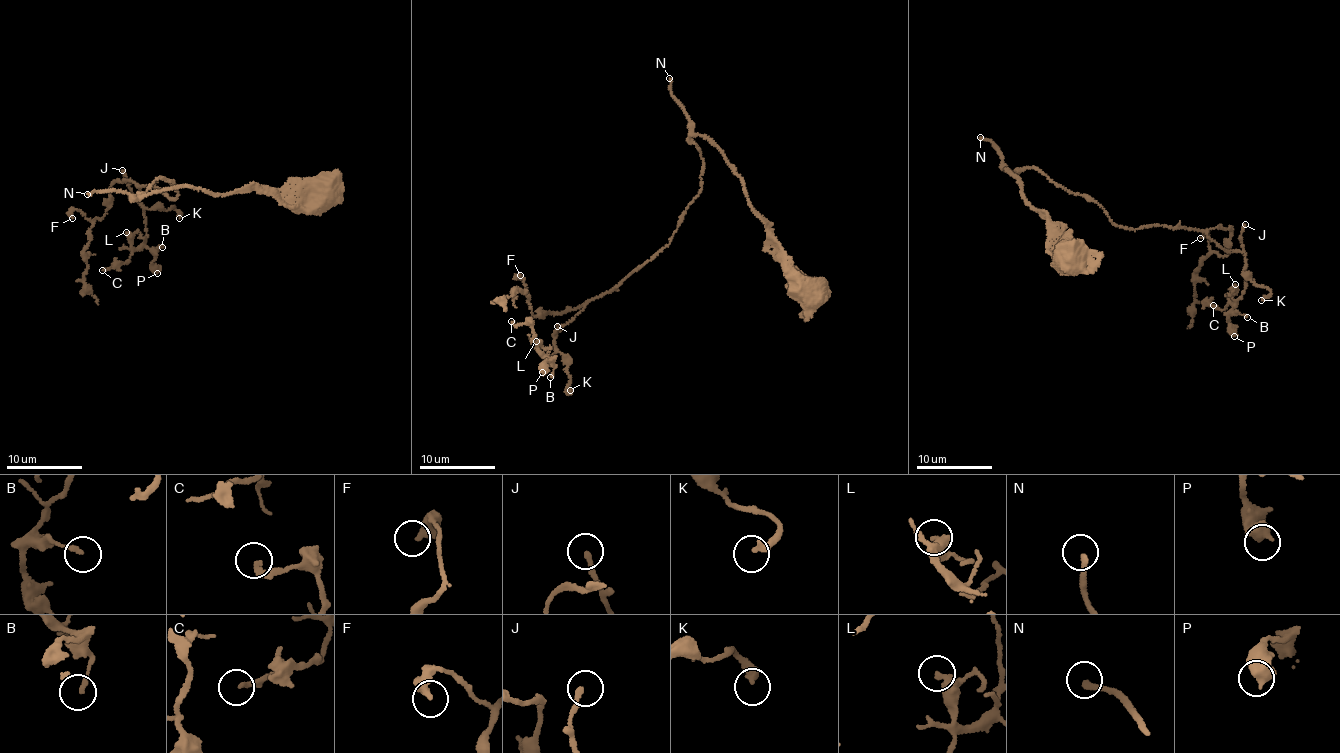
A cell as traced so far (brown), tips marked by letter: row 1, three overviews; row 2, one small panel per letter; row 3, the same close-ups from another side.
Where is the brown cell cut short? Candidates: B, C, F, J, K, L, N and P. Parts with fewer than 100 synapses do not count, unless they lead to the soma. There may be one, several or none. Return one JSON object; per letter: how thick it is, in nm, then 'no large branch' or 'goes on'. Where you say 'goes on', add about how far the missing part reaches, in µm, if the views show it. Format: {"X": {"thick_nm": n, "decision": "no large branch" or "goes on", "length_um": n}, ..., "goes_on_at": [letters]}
{"B": {"thick_nm": 150, "decision": "no large branch"}, "C": {"thick_nm": 200, "decision": "no large branch"}, "F": {"thick_nm": 360, "decision": "no large branch"}, "J": {"thick_nm": 200, "decision": "no large branch"}, "K": {"thick_nm": 320, "decision": "no large branch"}, "L": {"thick_nm": 360, "decision": "no large branch"}, "N": {"thick_nm": 240, "decision": "goes on", "length_um": 80}, "P": {"thick_nm": 650, "decision": "no large branch"}, "goes_on_at": ["N"]}

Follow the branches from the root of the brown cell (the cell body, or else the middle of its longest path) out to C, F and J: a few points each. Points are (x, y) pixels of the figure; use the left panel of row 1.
C: (325, 195), (137, 197), (161, 176), (178, 195), (130, 196), (143, 242), (102, 270)
F: (325, 195), (189, 186), (137, 197), (161, 176), (175, 199), (115, 181), (103, 217), (72, 218)
J: (325, 195), (189, 186), (137, 197), (161, 176), (175, 199), (142, 185), (133, 199), (122, 170)

